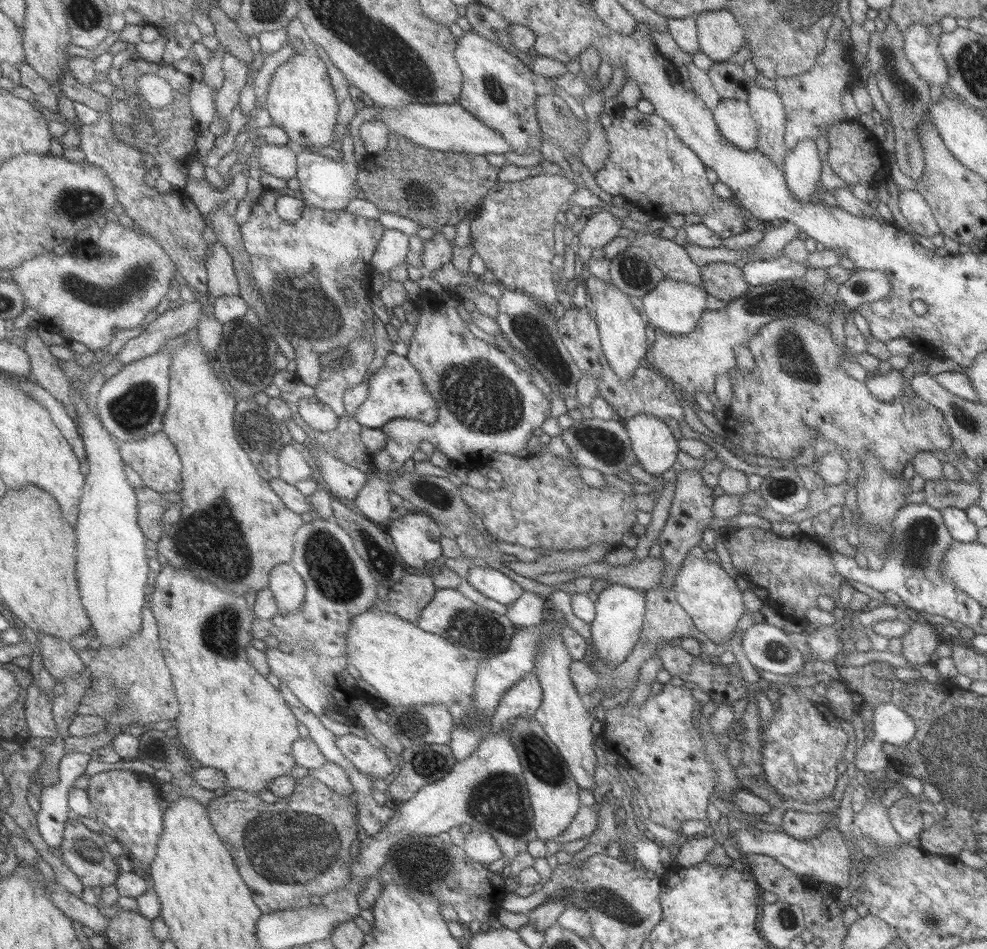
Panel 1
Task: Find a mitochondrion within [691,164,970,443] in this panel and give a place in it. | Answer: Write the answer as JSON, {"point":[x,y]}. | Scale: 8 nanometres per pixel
{"point":[796,358]}

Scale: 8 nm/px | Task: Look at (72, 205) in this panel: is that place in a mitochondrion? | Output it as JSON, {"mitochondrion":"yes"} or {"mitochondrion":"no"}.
{"mitochondrion":"yes"}

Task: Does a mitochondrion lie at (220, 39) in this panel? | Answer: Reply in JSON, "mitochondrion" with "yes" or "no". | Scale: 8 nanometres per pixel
{"mitochondrion":"no"}

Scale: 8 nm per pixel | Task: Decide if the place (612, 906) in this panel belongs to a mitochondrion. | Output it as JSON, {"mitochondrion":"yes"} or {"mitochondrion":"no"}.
{"mitochondrion":"yes"}

